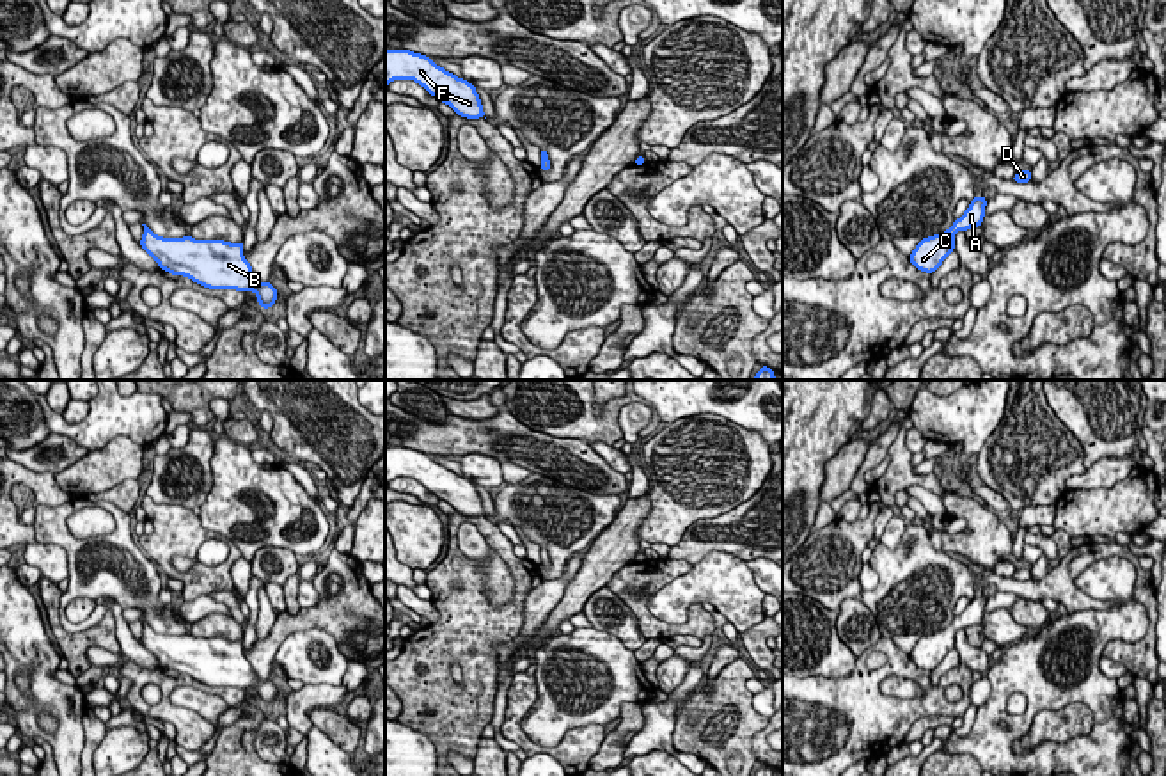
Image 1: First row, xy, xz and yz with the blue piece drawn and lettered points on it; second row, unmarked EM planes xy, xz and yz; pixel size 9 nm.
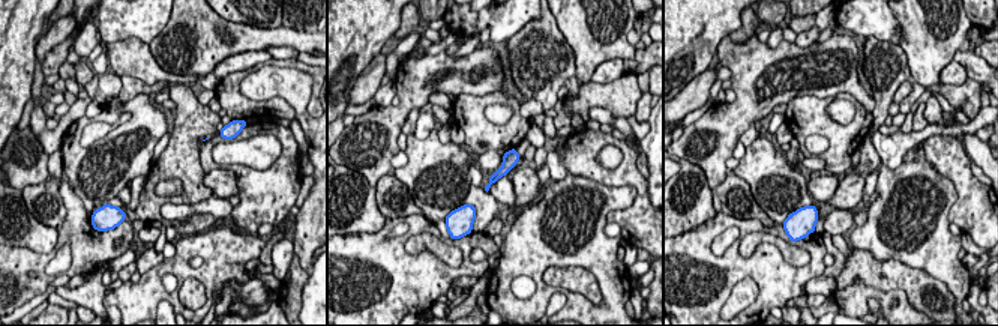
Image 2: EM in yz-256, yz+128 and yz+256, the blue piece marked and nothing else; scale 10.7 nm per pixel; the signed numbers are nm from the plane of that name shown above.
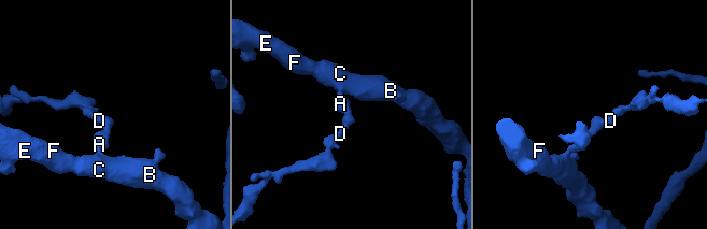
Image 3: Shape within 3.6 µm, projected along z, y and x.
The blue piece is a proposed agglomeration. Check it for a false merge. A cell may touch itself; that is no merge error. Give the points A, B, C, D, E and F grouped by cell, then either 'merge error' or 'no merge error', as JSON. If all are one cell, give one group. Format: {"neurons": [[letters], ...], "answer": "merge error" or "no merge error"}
{"neurons": [["A", "B", "C", "D", "E", "F"]], "answer": "no merge error"}

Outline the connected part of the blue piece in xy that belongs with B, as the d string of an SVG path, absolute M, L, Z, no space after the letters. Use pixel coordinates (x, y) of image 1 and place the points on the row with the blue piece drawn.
M146 224L140 247L160 270L183 275L209 289L254 291L263 309L275 305L277 289L261 282L243 256L243 242L156 236Z

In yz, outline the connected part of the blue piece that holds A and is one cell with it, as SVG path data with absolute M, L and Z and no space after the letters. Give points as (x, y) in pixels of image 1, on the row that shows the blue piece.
M978 195L953 226L941 234L919 240L910 254L910 263L926 273L934 273L942 261L955 250L955 234L971 227L980 227L985 217L987 199Z

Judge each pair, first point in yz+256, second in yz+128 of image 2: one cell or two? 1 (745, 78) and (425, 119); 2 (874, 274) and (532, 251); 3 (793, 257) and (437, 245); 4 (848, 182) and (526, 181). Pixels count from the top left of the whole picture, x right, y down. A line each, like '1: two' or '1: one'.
1: two
2: two
3: one
4: one

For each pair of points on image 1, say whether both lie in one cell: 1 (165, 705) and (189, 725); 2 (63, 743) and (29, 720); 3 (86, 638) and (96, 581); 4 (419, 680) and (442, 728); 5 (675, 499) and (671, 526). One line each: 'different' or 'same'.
1: same
2: same
3: different
4: same
5: same

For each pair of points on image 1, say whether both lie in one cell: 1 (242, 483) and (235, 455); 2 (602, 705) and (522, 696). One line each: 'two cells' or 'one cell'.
1: one cell
2: two cells

